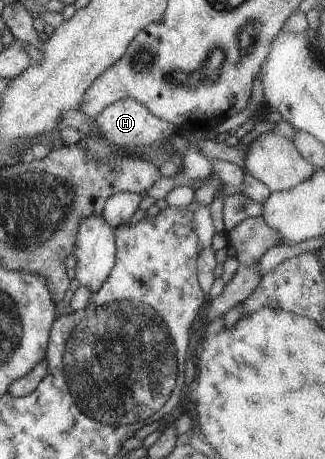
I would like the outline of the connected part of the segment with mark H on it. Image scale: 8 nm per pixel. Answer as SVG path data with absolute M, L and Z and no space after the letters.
M133 98L117 100L107 106L96 118L101 134L109 143L118 147L132 147L133 145L148 146L154 142L164 142L170 135L176 133L171 122L162 120L148 110L140 101Z

